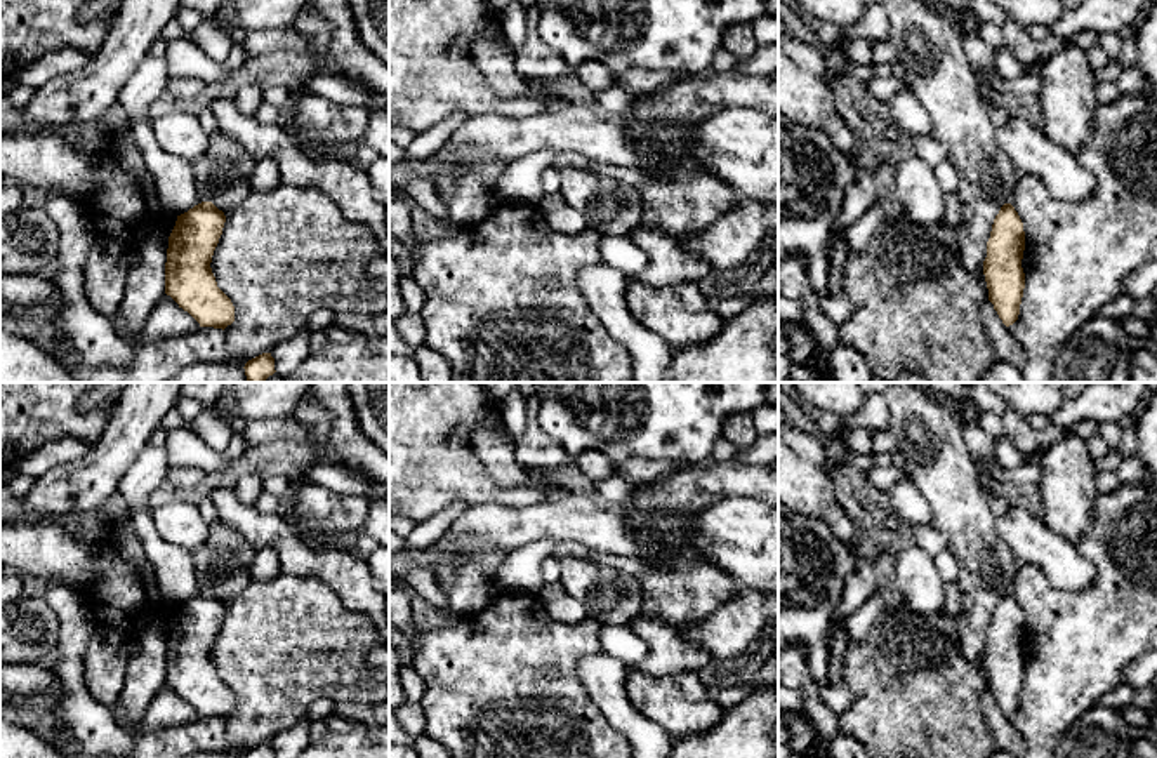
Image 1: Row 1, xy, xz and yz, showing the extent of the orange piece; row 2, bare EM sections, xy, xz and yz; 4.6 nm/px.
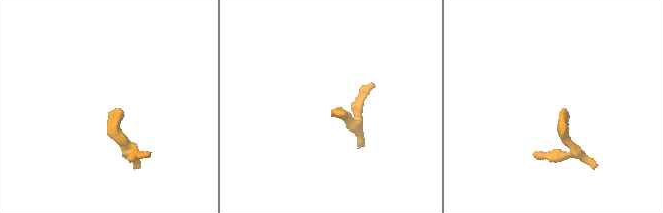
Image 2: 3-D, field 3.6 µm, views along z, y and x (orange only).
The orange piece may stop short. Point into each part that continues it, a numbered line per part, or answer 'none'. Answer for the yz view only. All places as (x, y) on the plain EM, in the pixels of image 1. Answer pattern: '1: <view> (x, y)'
none

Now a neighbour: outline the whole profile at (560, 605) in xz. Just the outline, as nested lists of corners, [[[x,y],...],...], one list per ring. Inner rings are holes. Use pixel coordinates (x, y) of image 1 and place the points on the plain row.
[[[561,582],[544,584],[537,598],[558,622],[577,624],[589,617],[585,607],[573,600]]]

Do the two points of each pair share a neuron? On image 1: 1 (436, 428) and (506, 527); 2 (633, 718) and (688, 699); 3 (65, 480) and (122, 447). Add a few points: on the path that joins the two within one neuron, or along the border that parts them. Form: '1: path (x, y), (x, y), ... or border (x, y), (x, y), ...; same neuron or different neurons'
1: border (530, 503), (473, 503), (469, 506); different neurons
2: border (628, 677), (628, 699), (674, 738); different neurons
3: path (79, 480), (89, 480), (108, 461); same neuron

